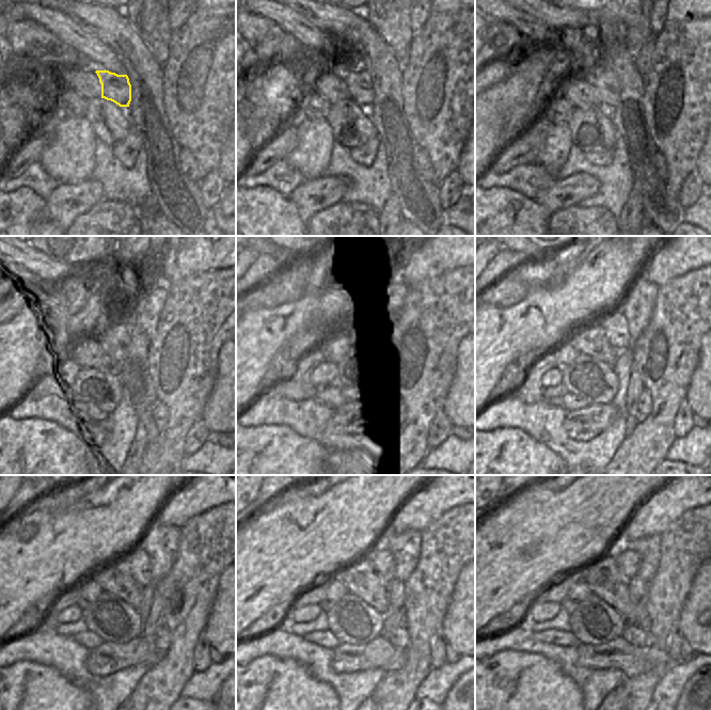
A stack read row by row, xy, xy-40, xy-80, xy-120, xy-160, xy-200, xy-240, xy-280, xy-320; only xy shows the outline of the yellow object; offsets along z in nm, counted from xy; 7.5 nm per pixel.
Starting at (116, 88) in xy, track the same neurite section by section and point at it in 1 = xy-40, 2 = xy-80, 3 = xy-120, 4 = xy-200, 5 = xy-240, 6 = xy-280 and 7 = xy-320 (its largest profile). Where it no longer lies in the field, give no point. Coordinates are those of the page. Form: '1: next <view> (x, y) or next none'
1: next xy-40 (359, 82)
2: next xy-80 (607, 87)
3: next xy-120 (119, 314)
4: next xy-200 (616, 328)
5: next xy-240 (138, 561)
6: next xy-280 (384, 563)
7: next xy-320 (628, 561)

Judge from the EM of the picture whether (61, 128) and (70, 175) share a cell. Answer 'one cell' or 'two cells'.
one cell

